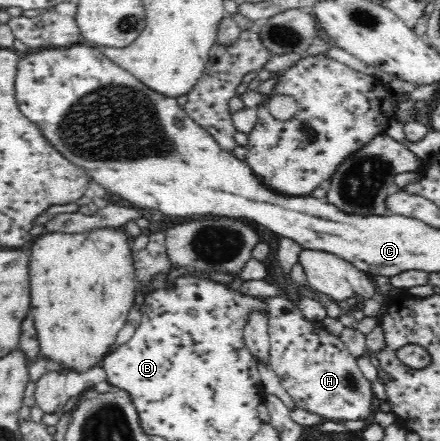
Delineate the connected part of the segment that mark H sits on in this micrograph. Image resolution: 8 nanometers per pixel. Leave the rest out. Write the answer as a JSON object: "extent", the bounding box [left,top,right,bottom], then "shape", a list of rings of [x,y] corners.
{"extent":[263,297,377,423],"shape":[[[285,297],[263,299],[268,302],[271,317],[269,319],[270,363],[269,366],[280,378],[284,389],[296,401],[299,409],[315,413],[331,423],[341,421],[366,421],[375,411],[377,399],[368,379],[356,364],[356,357],[350,353],[346,344],[330,334],[319,322],[307,318],[295,303]]]}

